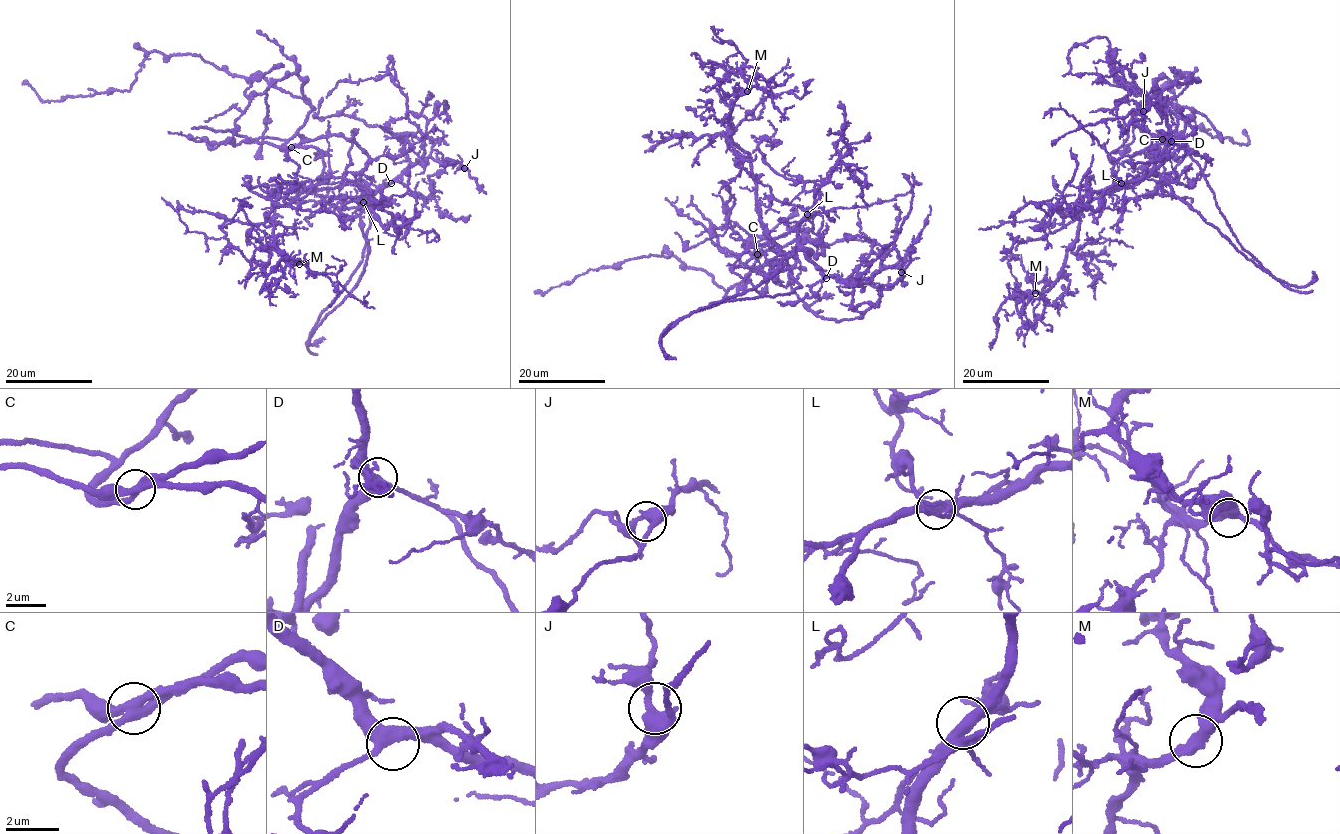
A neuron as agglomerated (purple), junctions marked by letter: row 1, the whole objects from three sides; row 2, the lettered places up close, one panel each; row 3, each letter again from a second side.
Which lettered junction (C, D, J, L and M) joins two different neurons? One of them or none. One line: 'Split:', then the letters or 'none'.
Split: C

